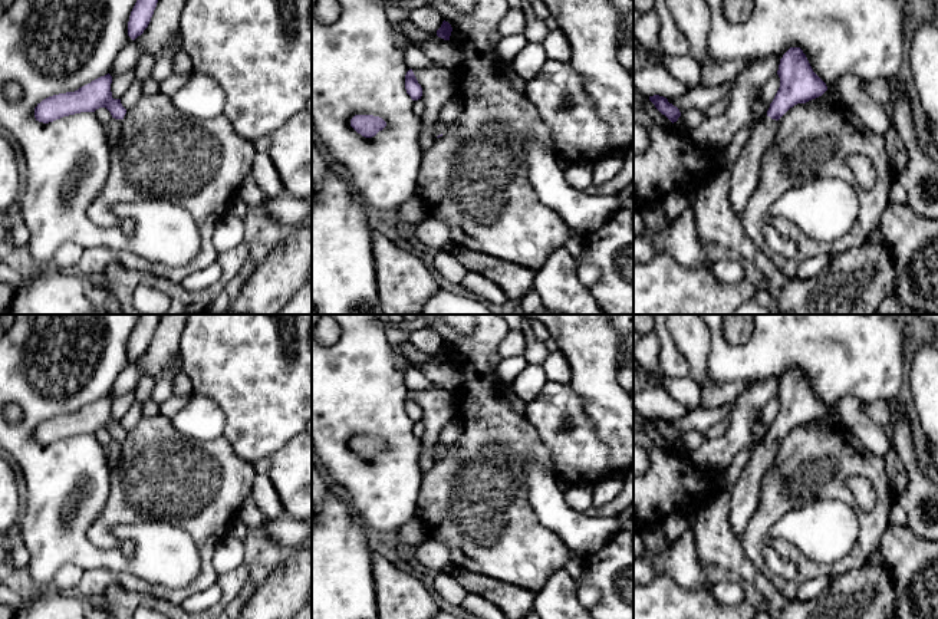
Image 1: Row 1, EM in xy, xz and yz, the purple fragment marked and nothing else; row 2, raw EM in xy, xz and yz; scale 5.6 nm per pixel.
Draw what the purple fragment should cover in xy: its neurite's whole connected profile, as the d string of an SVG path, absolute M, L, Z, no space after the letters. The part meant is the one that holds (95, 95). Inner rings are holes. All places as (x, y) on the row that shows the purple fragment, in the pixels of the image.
M108 73L90 83L79 88L75 92L66 92L43 99L34 108L34 118L39 122L49 124L63 116L95 112L99 108L106 108L112 121L105 126L106 141L109 148L118 144L121 135L121 122L126 113L121 99L113 99L111 92L112 76Z

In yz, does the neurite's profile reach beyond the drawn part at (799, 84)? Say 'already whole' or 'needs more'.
needs more

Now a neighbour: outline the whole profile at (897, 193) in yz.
M893 177L893 180L891 182L889 201L898 203L898 204L906 204L906 201L908 201L906 191L902 187L902 184L896 180L896 177Z

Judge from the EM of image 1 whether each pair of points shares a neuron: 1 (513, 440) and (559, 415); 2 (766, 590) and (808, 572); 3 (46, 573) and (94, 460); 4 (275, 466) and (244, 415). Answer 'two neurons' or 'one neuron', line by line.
1: two neurons
2: two neurons
3: one neuron
4: two neurons

